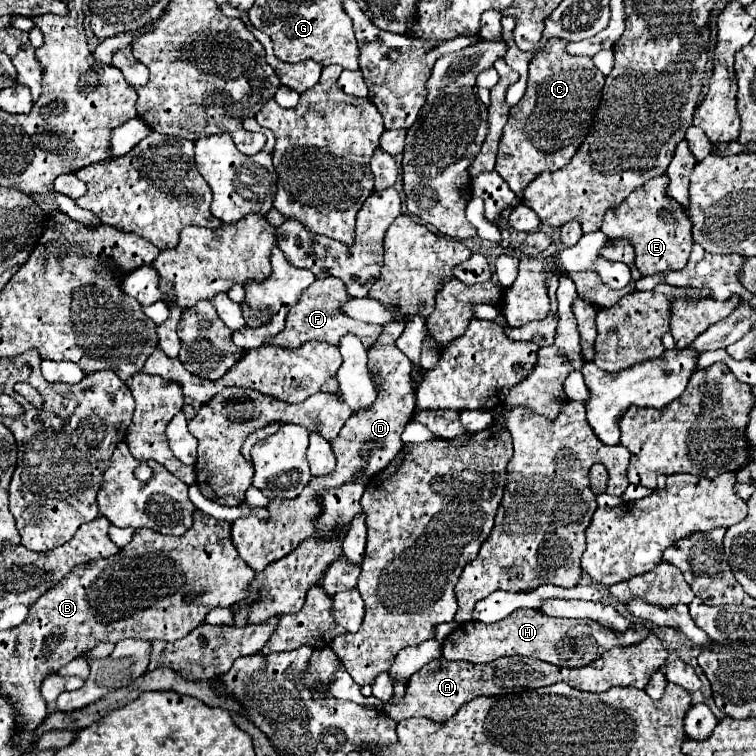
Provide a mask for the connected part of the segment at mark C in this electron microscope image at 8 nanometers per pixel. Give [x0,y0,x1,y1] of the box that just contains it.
[497,39,605,199]

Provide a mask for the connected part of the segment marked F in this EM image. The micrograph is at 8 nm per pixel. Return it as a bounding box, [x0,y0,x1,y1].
[271,277,381,349]

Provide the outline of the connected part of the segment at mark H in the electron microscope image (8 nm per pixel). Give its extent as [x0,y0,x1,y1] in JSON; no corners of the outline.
[443,609,651,667]

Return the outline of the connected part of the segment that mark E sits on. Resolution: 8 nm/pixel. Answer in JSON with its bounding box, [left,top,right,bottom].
[601,175,693,275]

